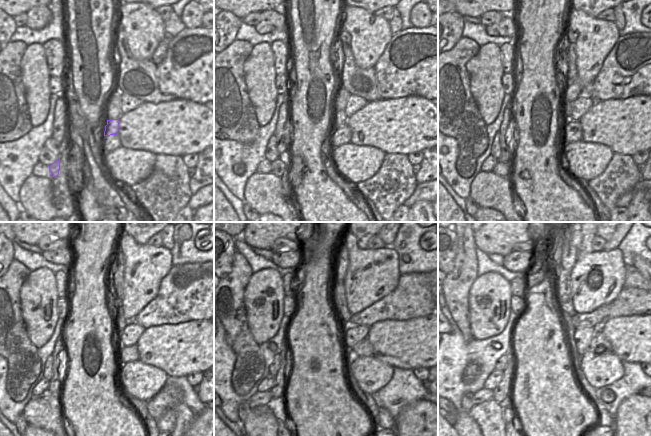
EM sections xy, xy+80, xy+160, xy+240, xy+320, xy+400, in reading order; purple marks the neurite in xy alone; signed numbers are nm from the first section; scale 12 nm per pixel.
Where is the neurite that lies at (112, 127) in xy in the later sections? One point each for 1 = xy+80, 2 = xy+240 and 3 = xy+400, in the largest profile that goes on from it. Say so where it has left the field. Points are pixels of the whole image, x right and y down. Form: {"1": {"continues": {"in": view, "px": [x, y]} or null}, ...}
{"1": {"continues": {"in": "xy+80", "px": [340, 120]}}, "2": {"continues": {"in": "xy+240", "px": [121, 322]}}, "3": {"continues": {"in": "xy+400", "px": [562, 280]}}}

